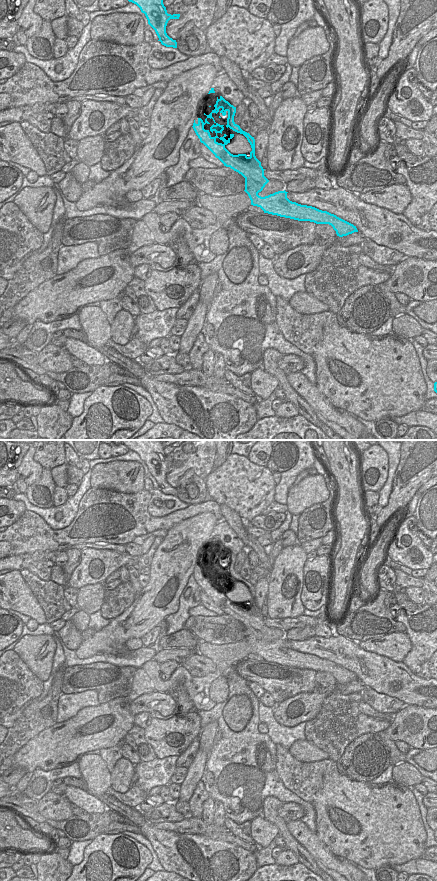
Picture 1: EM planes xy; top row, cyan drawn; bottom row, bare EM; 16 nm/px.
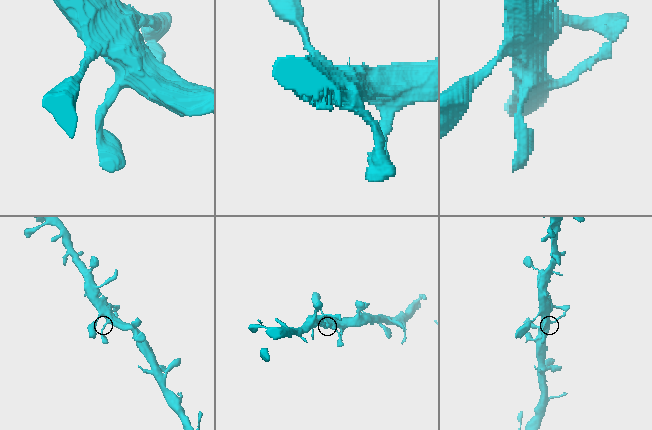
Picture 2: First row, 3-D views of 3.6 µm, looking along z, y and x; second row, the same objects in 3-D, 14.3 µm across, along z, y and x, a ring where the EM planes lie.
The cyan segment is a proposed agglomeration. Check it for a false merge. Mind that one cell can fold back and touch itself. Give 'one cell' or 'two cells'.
one cell

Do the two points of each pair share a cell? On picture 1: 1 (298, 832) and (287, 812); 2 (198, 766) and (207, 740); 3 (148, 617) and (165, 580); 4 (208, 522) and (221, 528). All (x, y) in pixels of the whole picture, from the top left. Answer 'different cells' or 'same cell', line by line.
1: different cells
2: different cells
3: same cell
4: different cells

